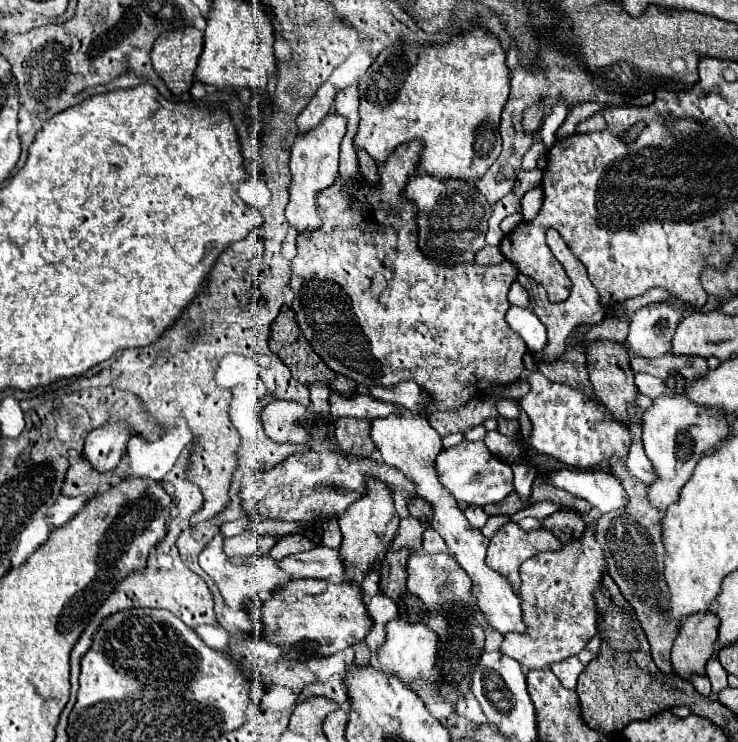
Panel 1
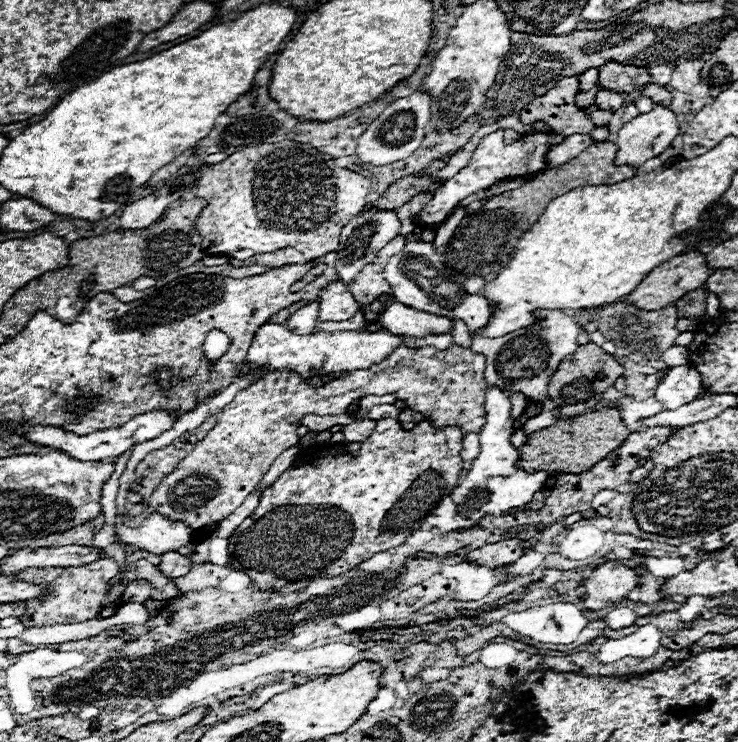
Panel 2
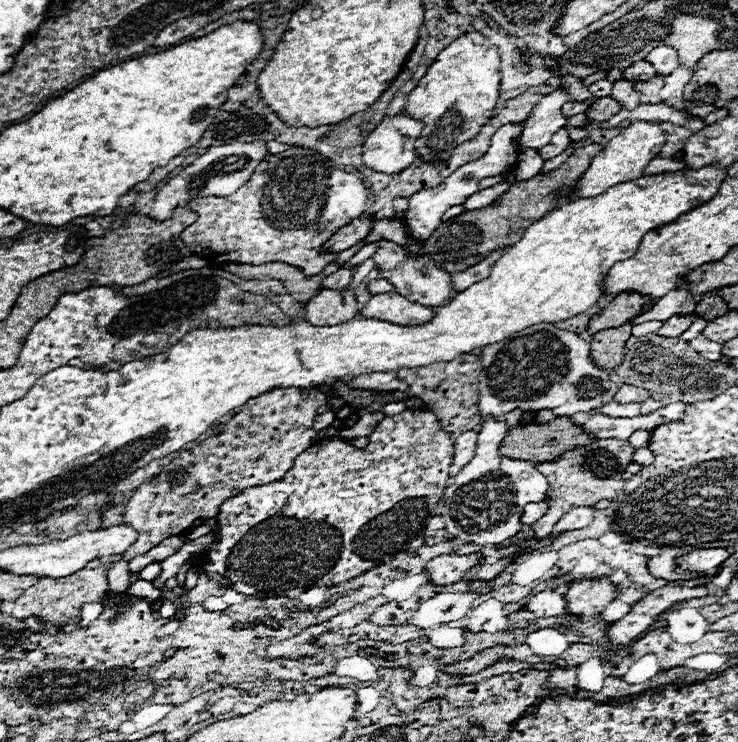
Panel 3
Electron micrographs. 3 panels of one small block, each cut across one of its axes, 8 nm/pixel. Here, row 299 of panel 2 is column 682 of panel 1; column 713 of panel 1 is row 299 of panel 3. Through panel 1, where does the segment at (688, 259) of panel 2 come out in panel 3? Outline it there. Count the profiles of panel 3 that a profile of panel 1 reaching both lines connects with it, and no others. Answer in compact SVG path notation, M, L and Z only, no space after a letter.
M622 292L622 294L614 296L614 300L604 310L600 310L598 314L592 316L588 330L594 334L598 330L622 326L628 320L648 312L652 308L652 304L656 304L656 300L652 300L650 296L644 296L640 292Z

